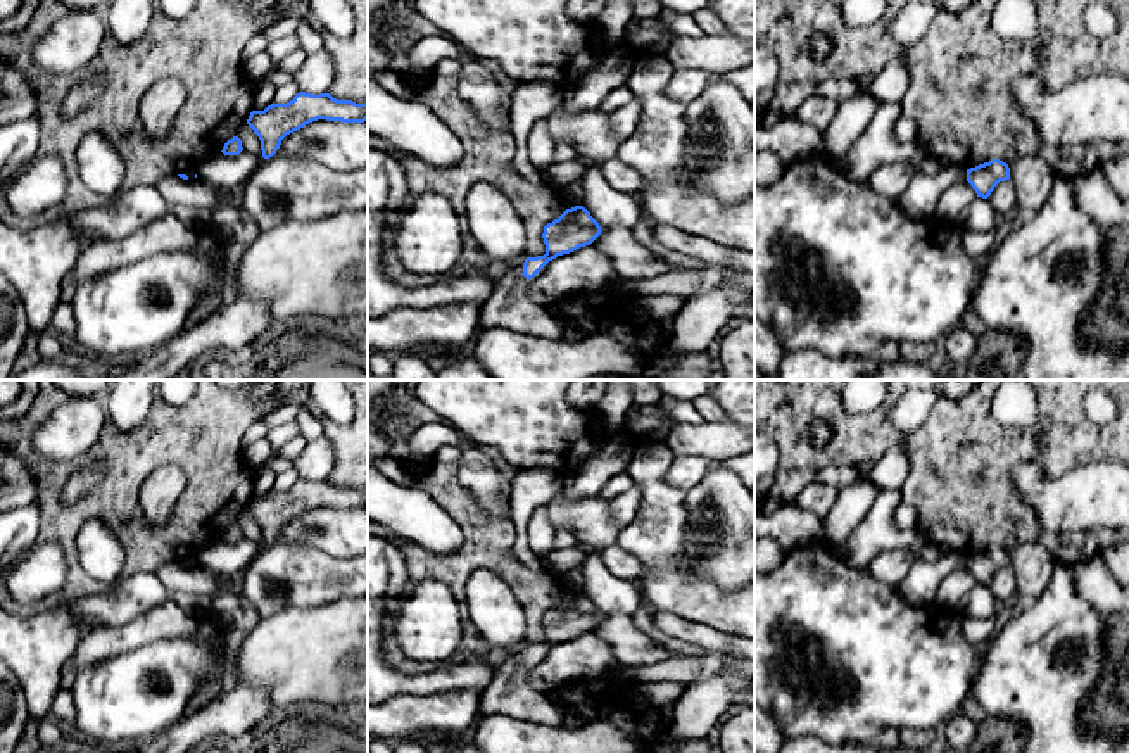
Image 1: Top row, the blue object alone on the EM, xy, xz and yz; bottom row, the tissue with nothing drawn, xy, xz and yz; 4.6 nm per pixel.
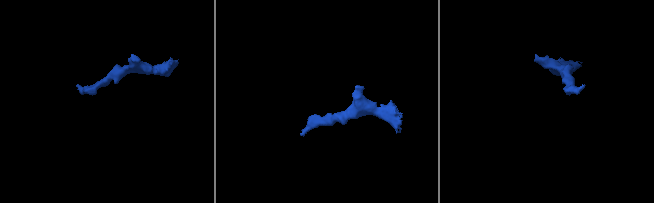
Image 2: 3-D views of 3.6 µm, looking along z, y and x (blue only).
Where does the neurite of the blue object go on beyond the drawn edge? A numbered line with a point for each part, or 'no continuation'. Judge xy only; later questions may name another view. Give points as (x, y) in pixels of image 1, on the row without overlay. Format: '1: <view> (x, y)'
no continuation

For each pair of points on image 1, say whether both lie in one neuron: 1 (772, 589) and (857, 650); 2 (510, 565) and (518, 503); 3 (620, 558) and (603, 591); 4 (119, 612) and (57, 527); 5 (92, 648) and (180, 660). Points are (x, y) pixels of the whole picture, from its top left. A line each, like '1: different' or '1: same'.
1: same
2: different
3: different
4: different
5: different

